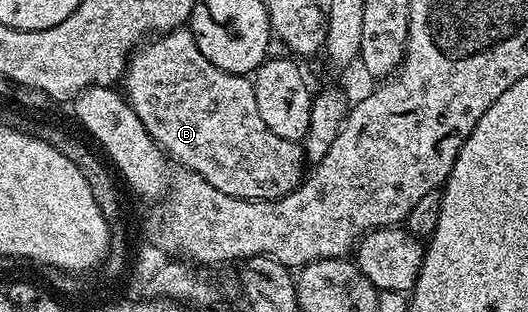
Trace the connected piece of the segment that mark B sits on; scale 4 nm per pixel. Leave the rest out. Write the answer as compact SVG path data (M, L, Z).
M189 27L173 28L171 32L155 35L135 48L130 53L130 59L126 61L125 84L124 95L127 102L132 106L136 118L140 118L140 122L144 122L144 130L148 130L148 134L157 142L158 147L166 153L171 161L179 160L185 171L200 174L200 178L204 178L204 182L216 186L216 190L222 191L223 194L228 194L232 198L244 198L245 200L278 200L281 196L287 196L302 183L304 179L302 167L307 167L308 164L303 145L299 141L289 140L274 134L268 126L262 124L259 107L256 106L256 90L254 89L253 79L250 76L241 76L240 74L228 74L224 70L220 70L220 66L212 66L212 62L208 62L208 58L204 58L204 54L200 54L200 50L196 46L196 38L190 32Z

